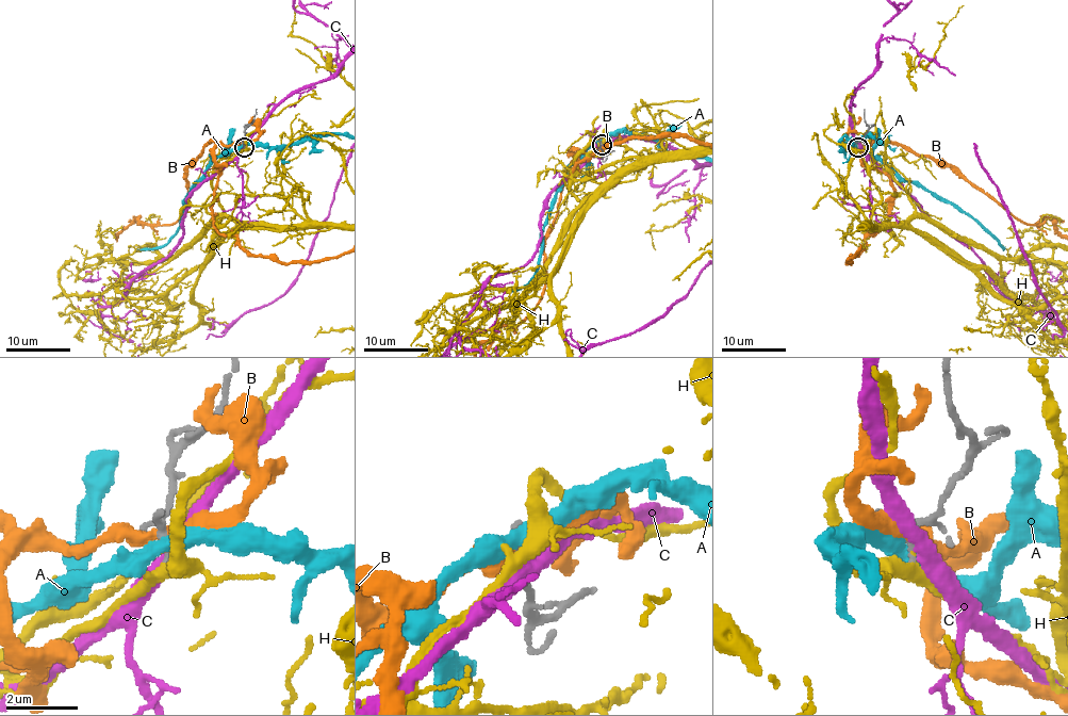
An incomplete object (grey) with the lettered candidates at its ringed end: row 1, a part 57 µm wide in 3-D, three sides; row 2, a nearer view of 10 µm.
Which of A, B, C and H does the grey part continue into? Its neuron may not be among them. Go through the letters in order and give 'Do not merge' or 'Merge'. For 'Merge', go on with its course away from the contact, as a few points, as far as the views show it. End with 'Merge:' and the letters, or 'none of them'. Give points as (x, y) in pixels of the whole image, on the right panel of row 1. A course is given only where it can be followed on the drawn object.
A: Do not merge
B: Do not merge
C: Do not merge
H: Merge
Merge: H

